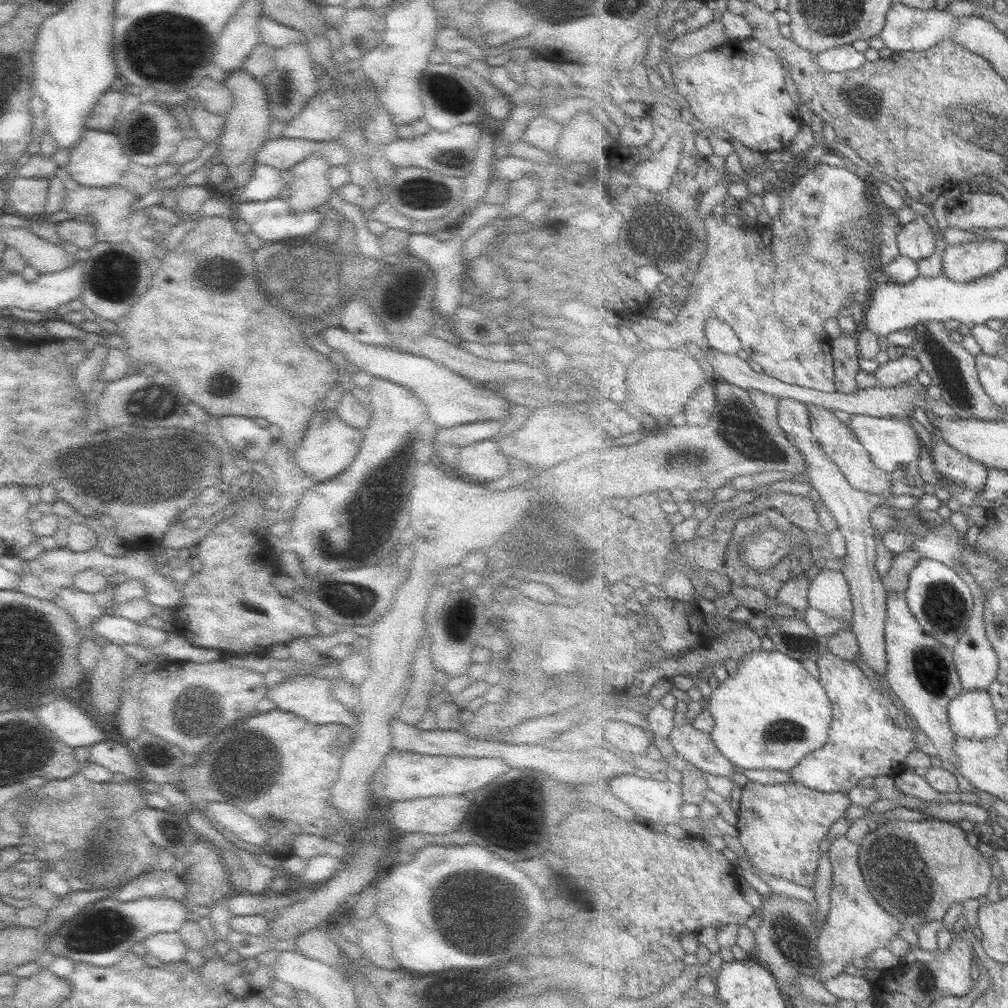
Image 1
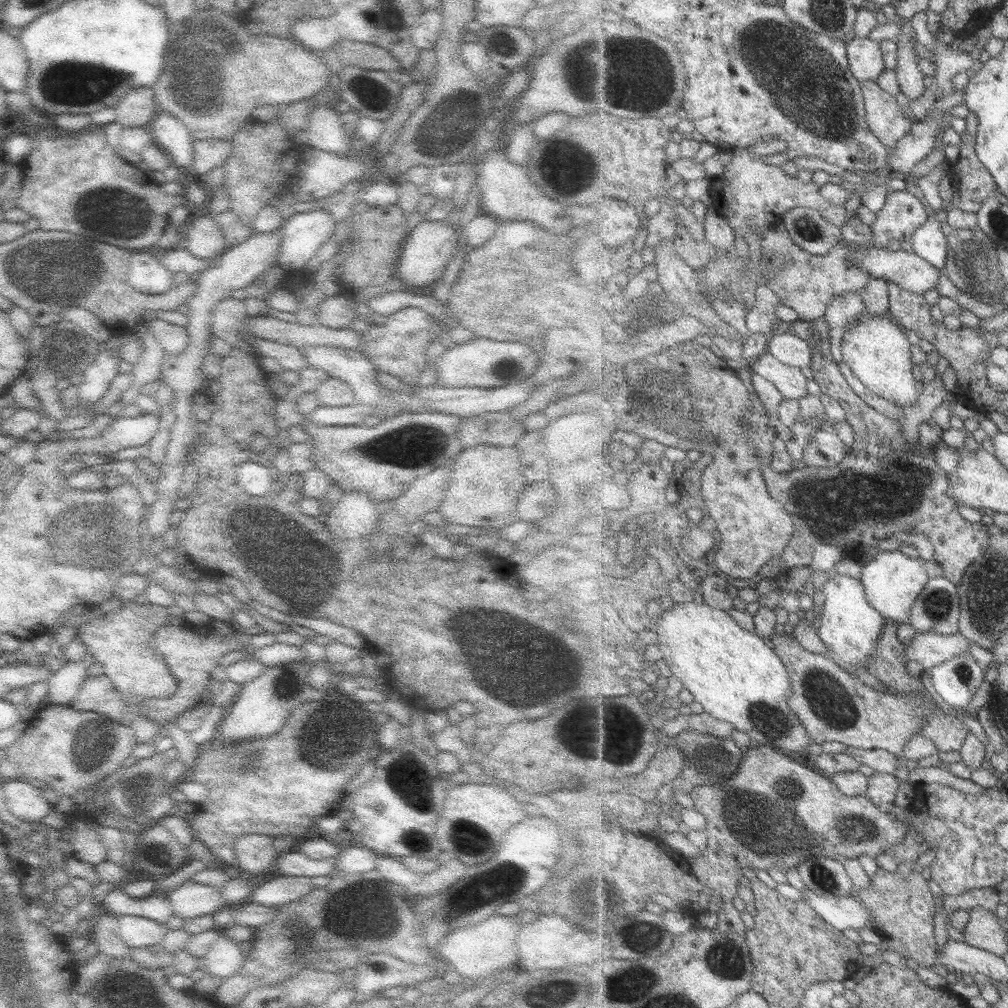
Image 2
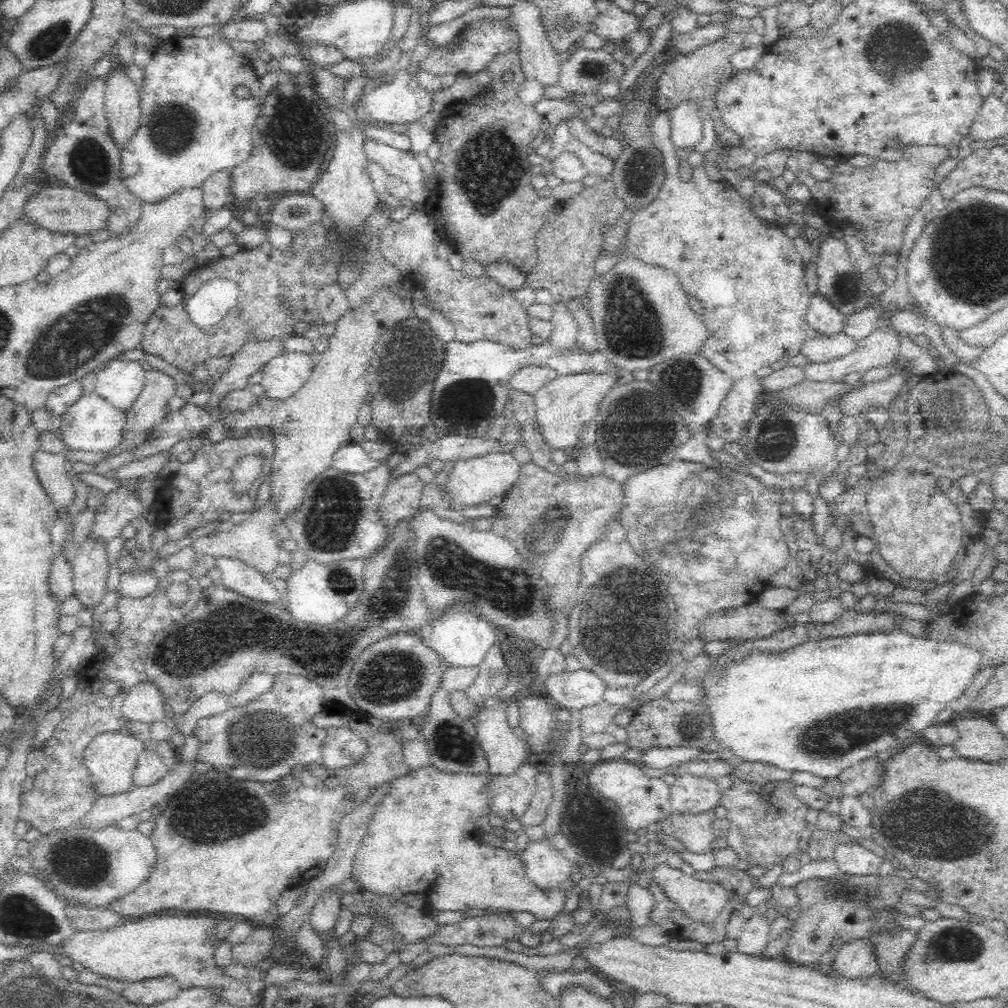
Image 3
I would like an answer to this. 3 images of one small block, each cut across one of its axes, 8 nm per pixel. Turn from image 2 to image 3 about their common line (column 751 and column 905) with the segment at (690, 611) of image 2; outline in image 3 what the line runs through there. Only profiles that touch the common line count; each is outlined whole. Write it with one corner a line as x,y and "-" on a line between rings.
888,628
886,631
856,632
856,634
799,644
783,653
750,653
741,661
728,665
726,669
709,669
699,684
703,688
703,695
698,699
706,703
715,738
719,740
720,746
729,748
737,760
760,762
793,773
810,772
810,774
816,774
826,780
838,776
845,768
854,766
874,754
888,751
895,740
912,738
917,736
920,730
934,725
938,712
948,708
950,702
960,698
964,694
964,690
970,686
981,668
981,662
982,651
978,647
971,646
970,643
962,643
958,639
935,638
930,635
914,637
908,632
892,630
892,628

